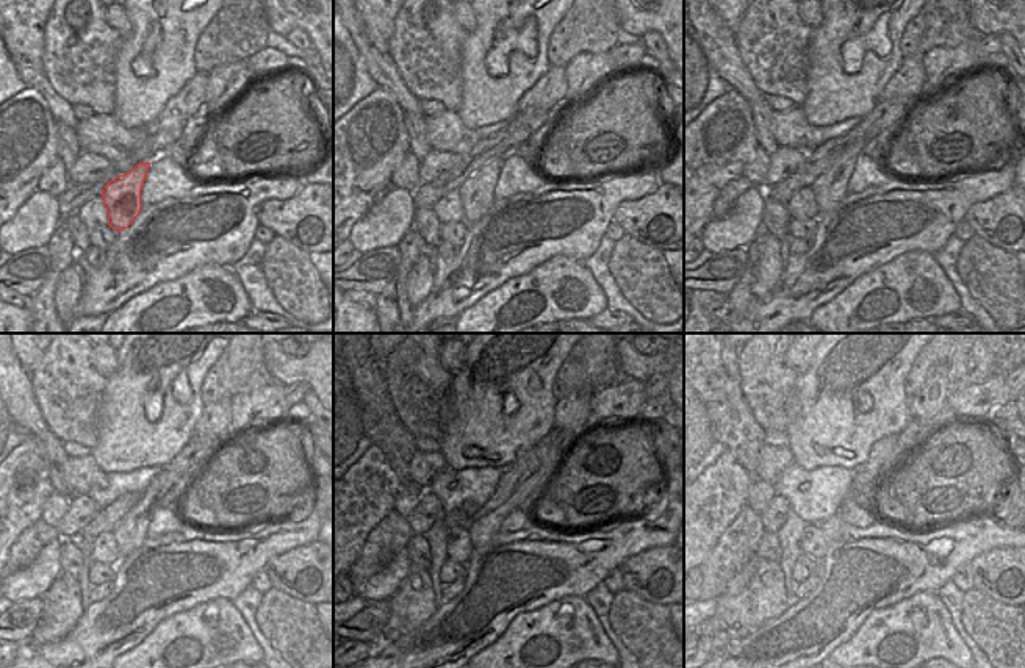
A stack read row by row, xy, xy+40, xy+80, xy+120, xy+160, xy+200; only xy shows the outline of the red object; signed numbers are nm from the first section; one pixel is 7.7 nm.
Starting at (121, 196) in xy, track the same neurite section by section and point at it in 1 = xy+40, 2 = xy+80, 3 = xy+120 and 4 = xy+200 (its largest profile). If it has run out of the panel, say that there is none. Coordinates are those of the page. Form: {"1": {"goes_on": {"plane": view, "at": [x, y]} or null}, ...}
{"1": {"goes_on": {"plane": "xy+40", "at": [476, 194]}}, "2": {"goes_on": {"plane": "xy+80", "at": [830, 188]}}, "3": {"goes_on": {"plane": "xy+120", "at": [132, 531]}}, "4": {"goes_on": {"plane": "xy+200", "at": [883, 457]}}}

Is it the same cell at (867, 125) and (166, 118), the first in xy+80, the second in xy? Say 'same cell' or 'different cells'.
different cells

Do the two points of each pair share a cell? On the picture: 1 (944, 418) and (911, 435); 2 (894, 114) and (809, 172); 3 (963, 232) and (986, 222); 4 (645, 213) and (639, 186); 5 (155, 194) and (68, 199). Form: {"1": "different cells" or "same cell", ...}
{"1": "same cell", "2": "same cell", "3": "different cells", "4": "different cells", "5": "different cells"}

